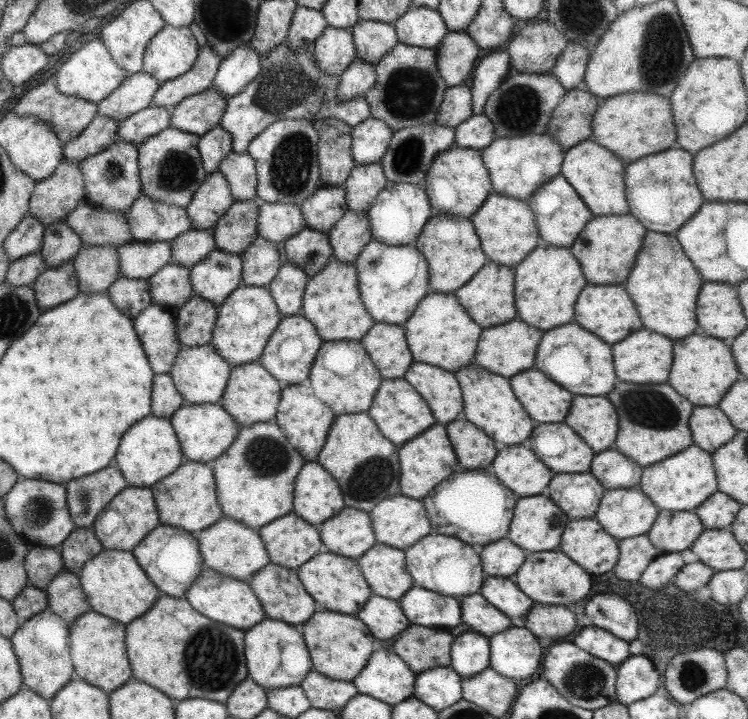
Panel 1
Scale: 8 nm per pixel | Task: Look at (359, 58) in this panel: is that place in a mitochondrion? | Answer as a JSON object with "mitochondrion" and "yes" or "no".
{"mitochondrion":"no"}

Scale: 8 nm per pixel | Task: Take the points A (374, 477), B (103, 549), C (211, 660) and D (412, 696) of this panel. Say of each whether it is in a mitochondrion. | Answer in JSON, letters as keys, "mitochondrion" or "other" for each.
{"A":"mitochondrion","B":"other","C":"mitochondrion","D":"other"}

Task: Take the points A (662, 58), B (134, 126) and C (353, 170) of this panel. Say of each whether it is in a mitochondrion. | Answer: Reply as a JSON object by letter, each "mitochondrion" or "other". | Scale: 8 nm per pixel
{"A":"mitochondrion","B":"other","C":"other"}

